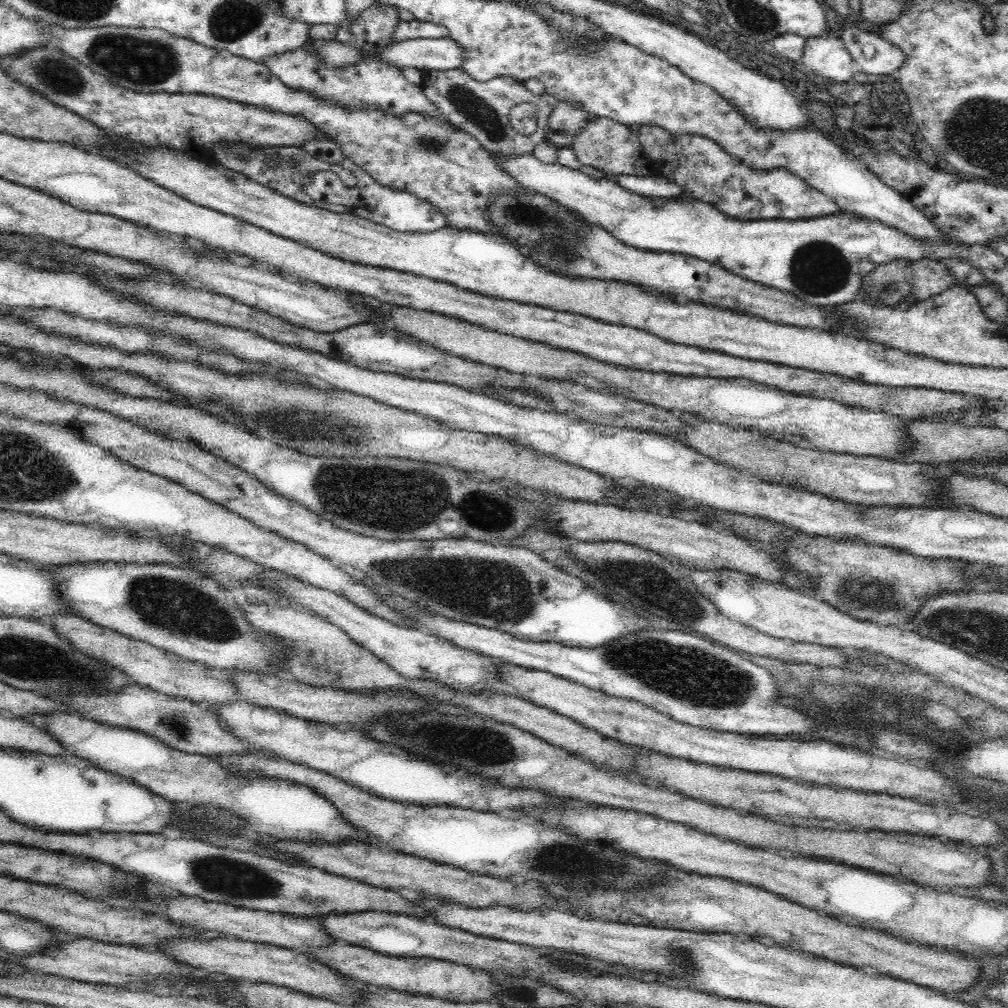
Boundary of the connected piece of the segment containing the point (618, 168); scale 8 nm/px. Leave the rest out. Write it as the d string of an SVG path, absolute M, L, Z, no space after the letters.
M591 115L578 130L576 136L572 138L572 142L568 148L571 148L576 155L576 158L584 165L598 169L607 175L634 175L634 176L656 176L660 174L659 166L654 162L642 149L640 141L635 132L631 131L631 127L624 123L616 122L611 118Z

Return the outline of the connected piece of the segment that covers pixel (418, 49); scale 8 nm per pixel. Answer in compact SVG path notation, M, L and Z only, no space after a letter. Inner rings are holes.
M450 36L392 42L374 57L400 69L414 66L422 71L460 69L463 65L463 50Z

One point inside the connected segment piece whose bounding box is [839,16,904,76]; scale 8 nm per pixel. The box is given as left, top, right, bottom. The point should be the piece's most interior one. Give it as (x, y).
(873, 55)

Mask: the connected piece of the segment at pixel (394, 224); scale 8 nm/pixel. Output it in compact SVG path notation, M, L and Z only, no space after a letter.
M320 139L308 141L302 148L313 157L341 166L357 176L357 182L354 186L348 187L344 186L340 177L332 171L318 171L303 188L310 198L342 205L346 212L354 213L357 217L374 221L376 224L381 224L381 226L386 226L389 230L401 234L432 234L432 232L450 227L446 215L435 204L432 204L429 200L418 198L414 194L396 192L378 184L357 164L346 158L341 151L341 146L334 141L322 141Z

